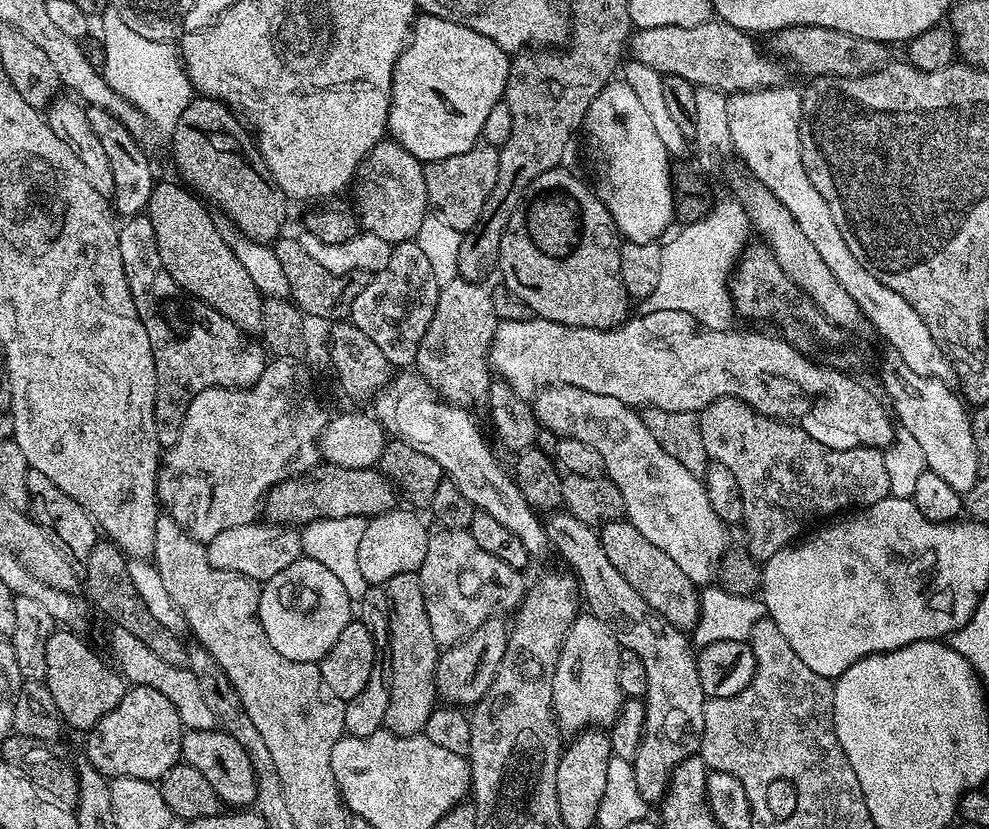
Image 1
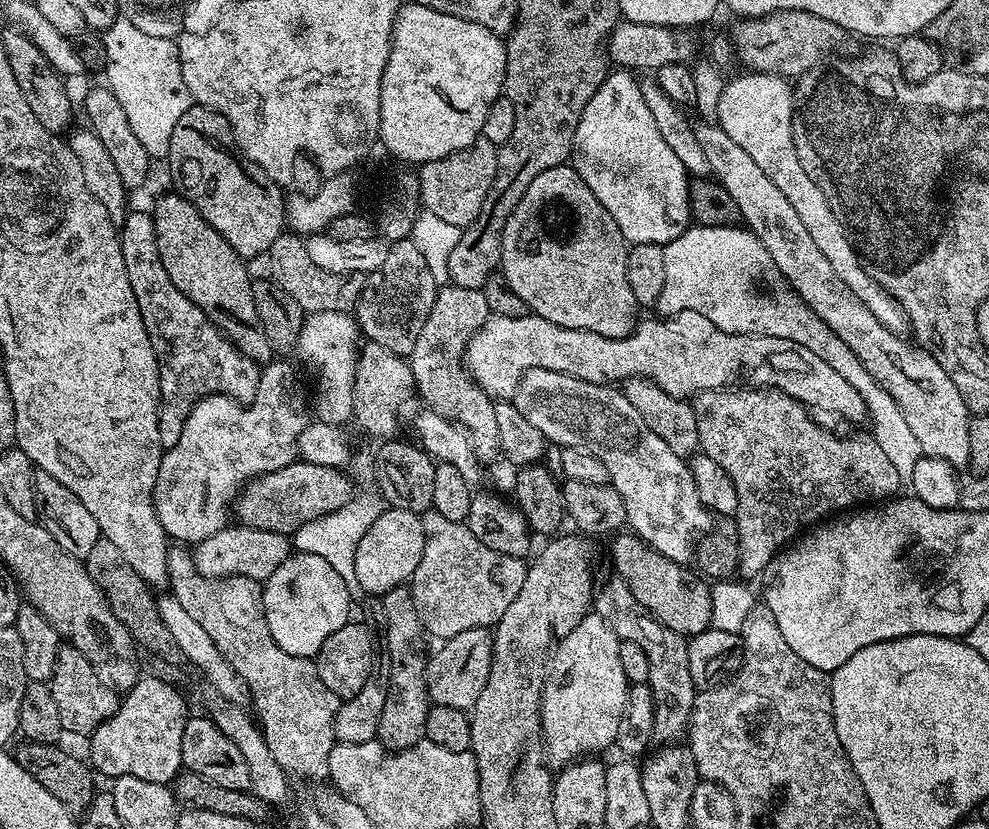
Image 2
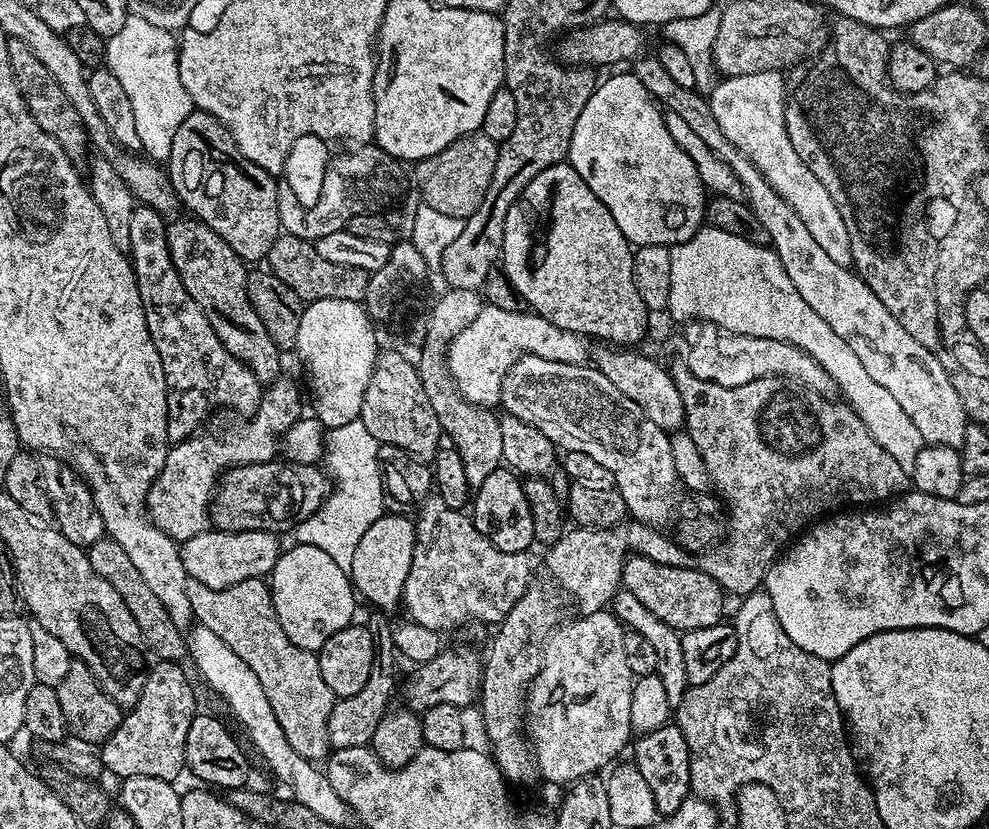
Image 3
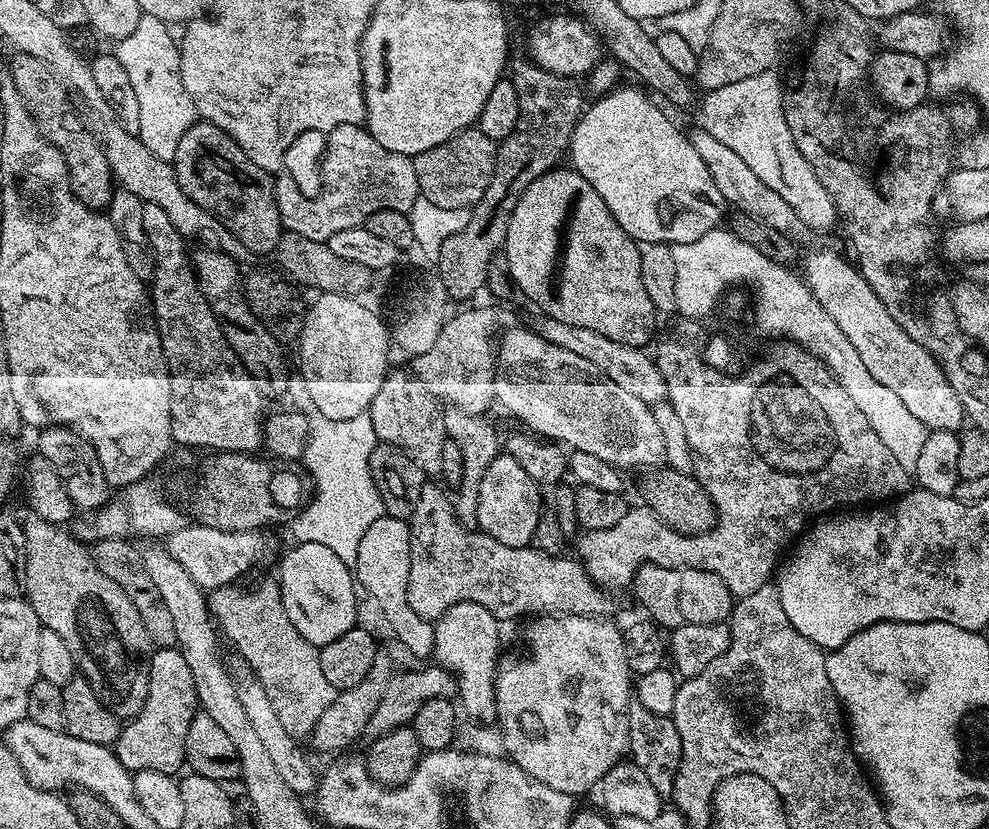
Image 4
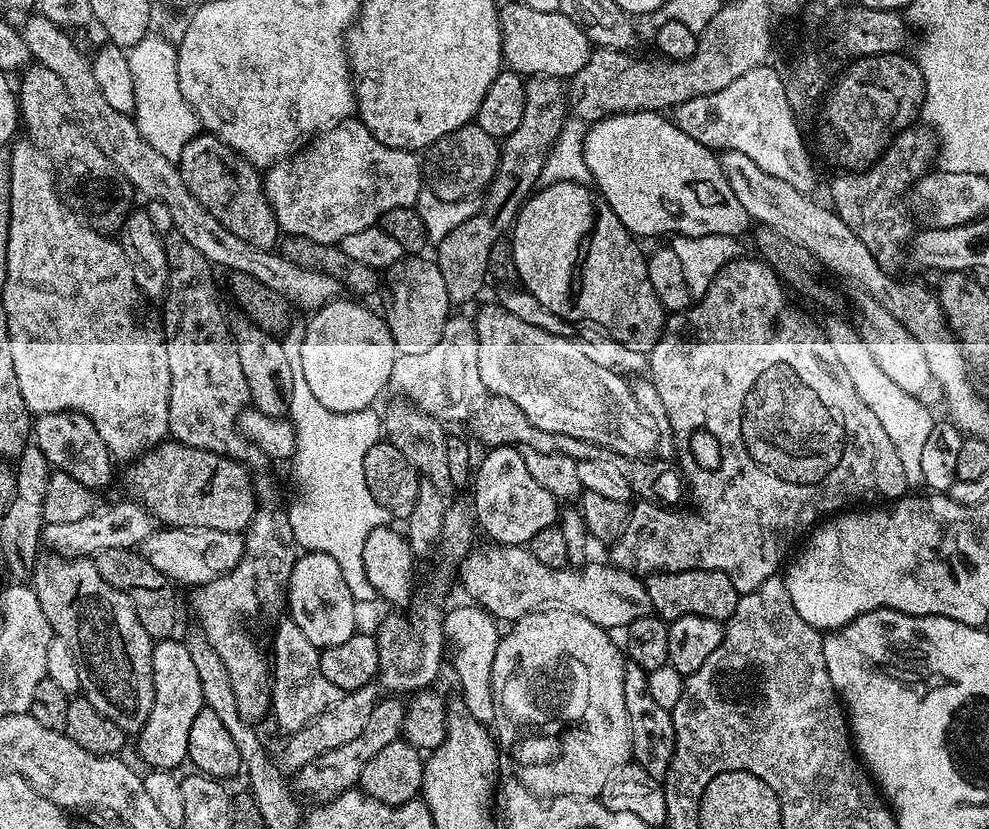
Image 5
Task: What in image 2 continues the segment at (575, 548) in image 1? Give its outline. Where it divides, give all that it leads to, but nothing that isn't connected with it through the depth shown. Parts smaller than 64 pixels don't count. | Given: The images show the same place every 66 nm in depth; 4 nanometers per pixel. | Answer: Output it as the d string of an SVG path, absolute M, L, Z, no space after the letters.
M611 578L594 592L594 612L601 616L621 640L633 640L646 650L650 661L650 678L648 689L654 698L655 739L660 742L680 742L688 731L688 716L692 712L692 703L696 701L697 688L694 678L690 678L690 658L688 657L688 640L670 630L660 620L655 620L634 598L630 586L619 578Z

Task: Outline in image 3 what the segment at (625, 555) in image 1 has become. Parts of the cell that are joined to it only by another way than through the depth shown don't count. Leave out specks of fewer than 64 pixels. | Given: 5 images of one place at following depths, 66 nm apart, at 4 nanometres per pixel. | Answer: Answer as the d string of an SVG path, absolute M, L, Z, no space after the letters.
M632 554L624 562L622 588L623 591L634 594L634 598L638 598L638 602L642 602L642 606L646 606L650 614L654 614L654 618L681 634L714 626L725 619L724 589L718 582L714 582L714 578L710 578L710 574L695 566L666 566L645 556Z

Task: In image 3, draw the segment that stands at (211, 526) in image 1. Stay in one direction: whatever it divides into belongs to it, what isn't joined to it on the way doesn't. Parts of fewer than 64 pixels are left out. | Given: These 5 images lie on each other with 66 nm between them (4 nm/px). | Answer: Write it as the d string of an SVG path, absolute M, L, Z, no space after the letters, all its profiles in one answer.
M281 378L263 389L258 410L237 428L224 428L217 436L193 434L180 444L172 444L158 478L154 478L148 491L146 514L154 526L177 542L209 531L212 497L222 473L243 464L277 459L286 430L300 419L300 388L294 381Z

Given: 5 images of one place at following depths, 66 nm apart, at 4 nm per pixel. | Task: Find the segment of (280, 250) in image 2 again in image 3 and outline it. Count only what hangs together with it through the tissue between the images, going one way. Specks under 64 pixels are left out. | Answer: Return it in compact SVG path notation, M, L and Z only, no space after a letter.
M281 234L274 246L270 246L266 268L278 278L282 278L282 282L286 282L286 286L290 286L290 290L294 290L294 294L298 294L298 298L305 302L318 299L363 301L370 275L366 270L358 270L354 266L338 266L334 262L326 262L326 258L318 254L313 241L287 234Z

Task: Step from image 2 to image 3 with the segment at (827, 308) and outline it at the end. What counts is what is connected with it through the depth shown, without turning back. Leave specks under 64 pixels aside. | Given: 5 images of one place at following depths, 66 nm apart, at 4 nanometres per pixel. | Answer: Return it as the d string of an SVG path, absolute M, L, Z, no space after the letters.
M655 55L641 56L635 61L634 71L638 82L642 82L642 86L646 86L646 90L667 111L684 119L686 126L690 126L690 130L694 130L694 134L698 134L698 138L702 138L702 142L706 142L706 146L710 146L710 150L714 150L714 154L718 154L718 158L730 166L740 180L746 203L757 216L760 226L768 232L770 247L778 254L786 274L790 274L790 282L794 282L798 294L802 294L802 298L830 325L830 330L834 330L834 334L838 334L838 338L842 338L842 342L846 342L846 346L858 354L858 362L866 366L866 374L870 374L878 386L894 394L898 406L902 406L910 422L918 426L918 434L922 434L924 443L959 450L970 421L968 411L962 406L962 398L958 398L958 390L954 390L952 379L946 374L942 362L938 362L938 358L934 358L926 346L914 342L914 338L902 330L898 318L894 318L894 314L882 306L878 294L866 286L861 276L857 276L851 267L834 262L834 258L830 258L830 254L826 254L826 250L822 250L822 246L810 238L810 230L806 230L802 218L794 214L792 207L732 145L730 138L718 130L718 122L714 122L714 114L701 93L678 86L678 82L666 74L665 67Z

